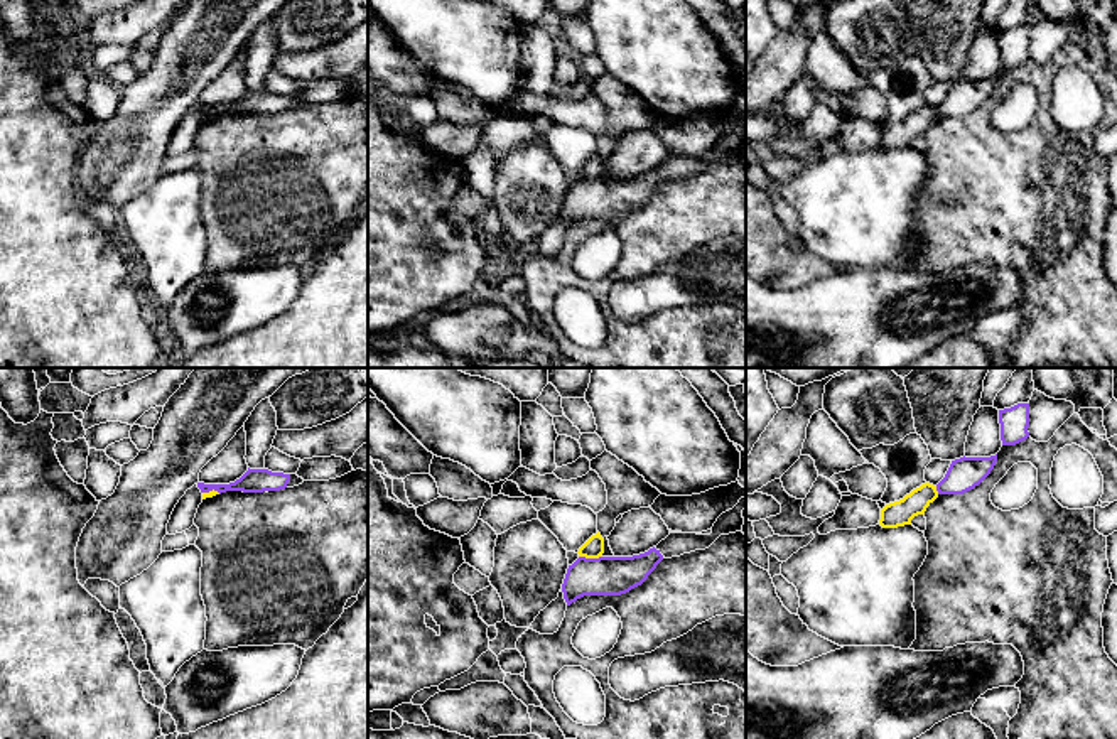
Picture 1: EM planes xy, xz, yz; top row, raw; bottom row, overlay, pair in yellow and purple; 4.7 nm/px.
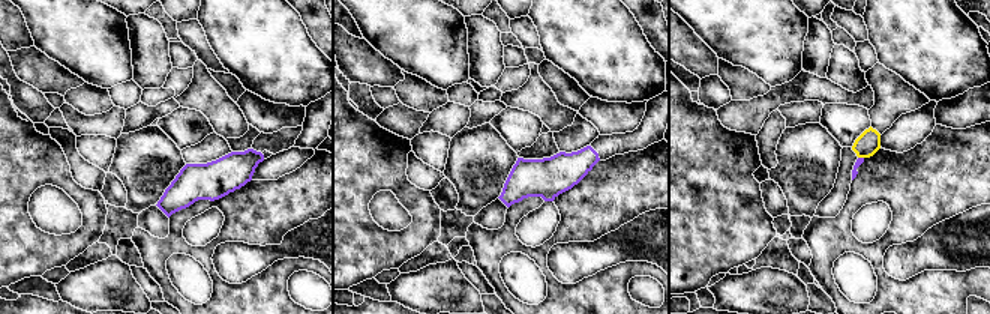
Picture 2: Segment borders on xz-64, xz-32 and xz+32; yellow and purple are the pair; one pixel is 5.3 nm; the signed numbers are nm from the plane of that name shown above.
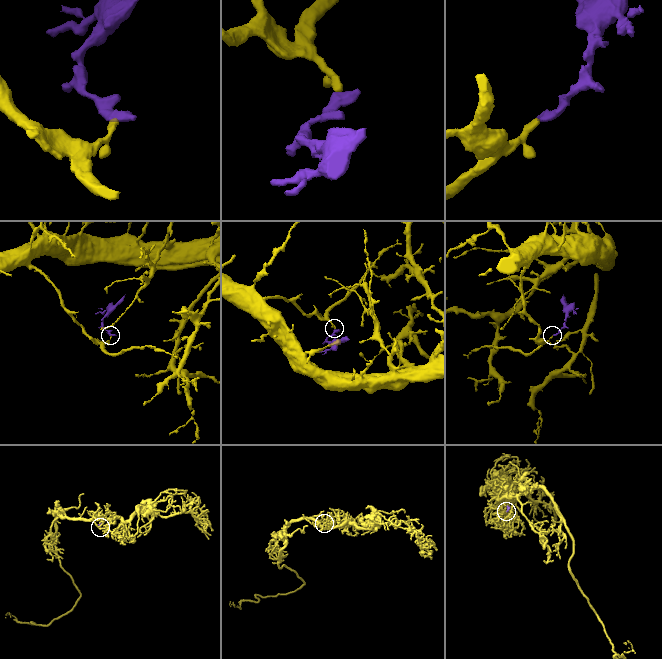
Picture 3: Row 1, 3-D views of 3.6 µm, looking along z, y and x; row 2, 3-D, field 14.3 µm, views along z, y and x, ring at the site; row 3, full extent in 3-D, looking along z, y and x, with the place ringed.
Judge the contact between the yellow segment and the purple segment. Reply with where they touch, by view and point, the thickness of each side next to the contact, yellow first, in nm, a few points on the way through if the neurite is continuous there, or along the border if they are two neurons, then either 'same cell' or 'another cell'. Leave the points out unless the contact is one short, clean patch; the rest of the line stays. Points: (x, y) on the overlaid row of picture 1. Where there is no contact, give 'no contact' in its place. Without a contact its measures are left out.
xz (591, 557) | 100/190 nm | along xz (579, 555), (601, 557) | another cell

